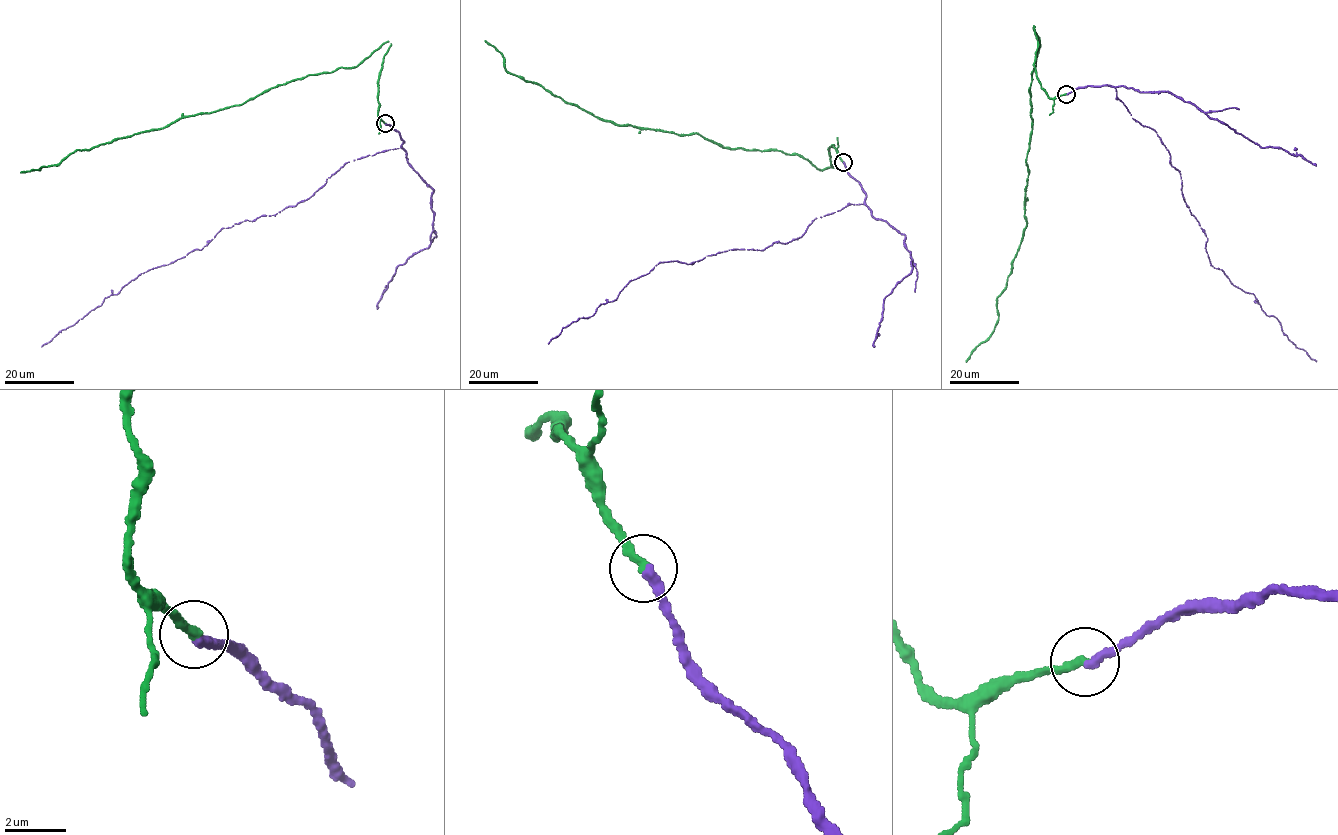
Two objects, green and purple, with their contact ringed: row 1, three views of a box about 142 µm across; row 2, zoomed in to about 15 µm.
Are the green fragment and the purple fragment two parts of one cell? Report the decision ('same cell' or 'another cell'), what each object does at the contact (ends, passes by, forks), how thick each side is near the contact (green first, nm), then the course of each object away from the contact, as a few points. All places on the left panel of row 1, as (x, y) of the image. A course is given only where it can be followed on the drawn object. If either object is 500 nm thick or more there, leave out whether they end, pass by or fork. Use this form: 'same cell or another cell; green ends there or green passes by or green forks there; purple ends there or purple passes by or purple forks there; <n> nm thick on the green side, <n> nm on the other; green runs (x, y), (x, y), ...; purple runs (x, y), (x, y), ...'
same cell; green ends there; purple ends there; 320 nm thick on the green side, 320 nm on the other; green runs (385, 123), (378, 101), (387, 41), (355, 67), (308, 74), (240, 104), (183, 116), (20, 172); purple runs (385, 123), (399, 133), (400, 147), (349, 161), (295, 205), (221, 229), (203, 248), (148, 269), (41, 347)

